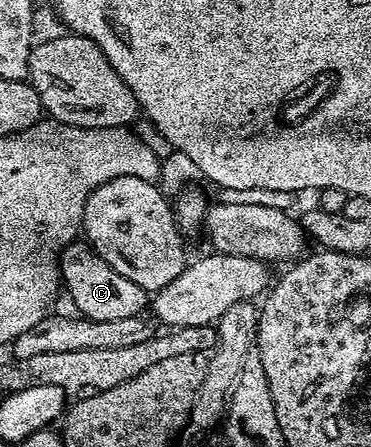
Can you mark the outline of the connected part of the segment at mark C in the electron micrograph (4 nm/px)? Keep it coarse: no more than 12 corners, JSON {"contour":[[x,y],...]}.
{"contour":[[84,241],[59,255],[62,287],[82,317],[140,317],[149,294]]}

